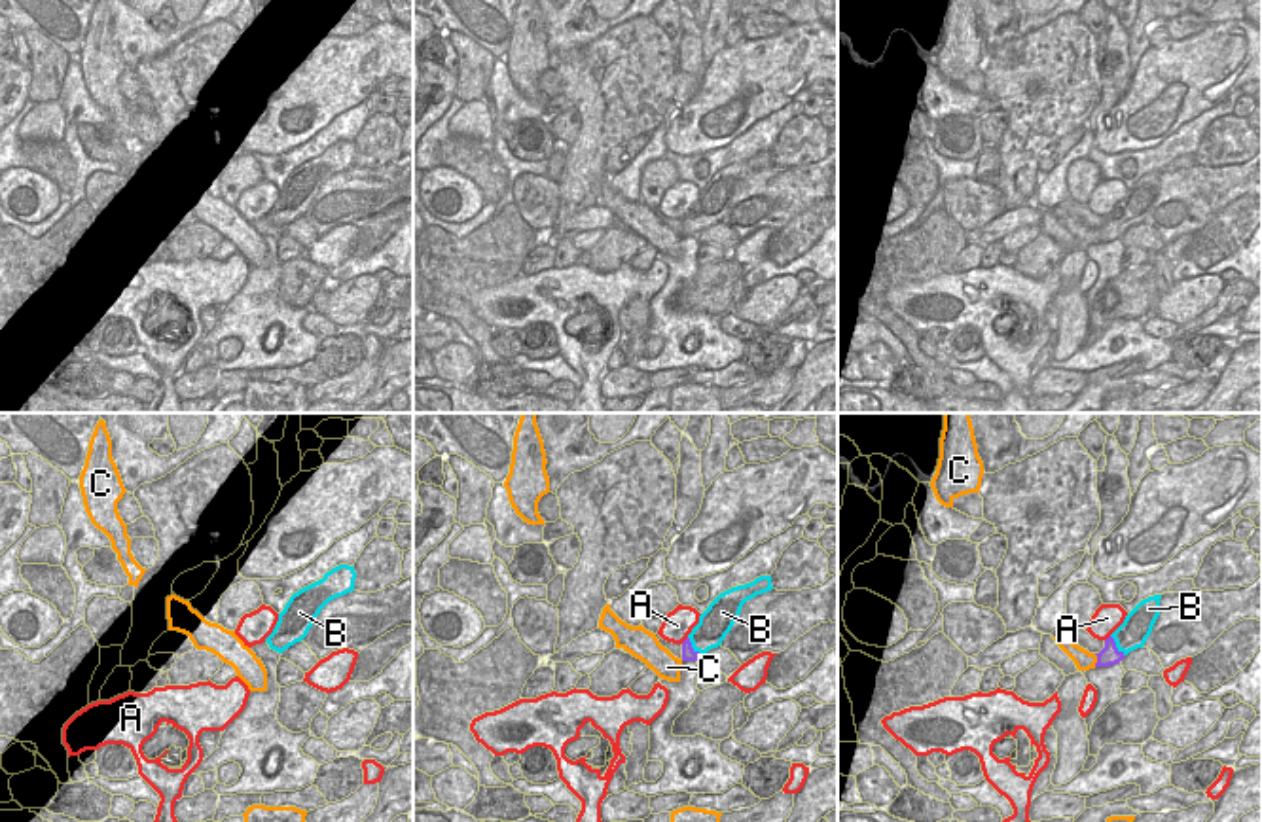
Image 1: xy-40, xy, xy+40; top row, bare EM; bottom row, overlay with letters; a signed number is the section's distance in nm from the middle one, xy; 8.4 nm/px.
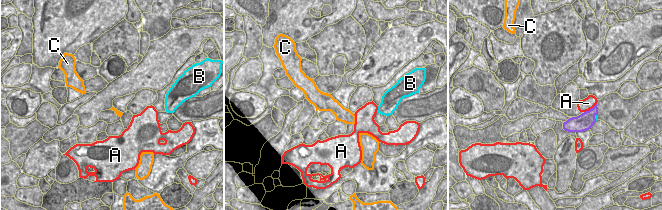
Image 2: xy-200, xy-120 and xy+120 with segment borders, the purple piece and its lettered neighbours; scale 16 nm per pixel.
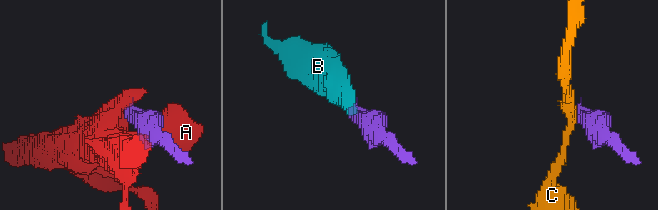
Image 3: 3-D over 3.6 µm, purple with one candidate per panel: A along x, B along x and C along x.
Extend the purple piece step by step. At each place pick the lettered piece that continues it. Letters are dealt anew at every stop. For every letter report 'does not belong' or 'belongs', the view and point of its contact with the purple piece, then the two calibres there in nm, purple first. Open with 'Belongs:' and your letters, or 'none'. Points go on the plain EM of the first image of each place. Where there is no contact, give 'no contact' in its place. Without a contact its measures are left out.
Belongs: B
A: does not belong; contact xy (685, 216); calibres 120 and 240 nm
B: belongs; contact xy+40 (1115, 222); calibres 160 and 240 nm
C: does not belong; contact xy+40 (1098, 235); calibres 160 and 160 nm

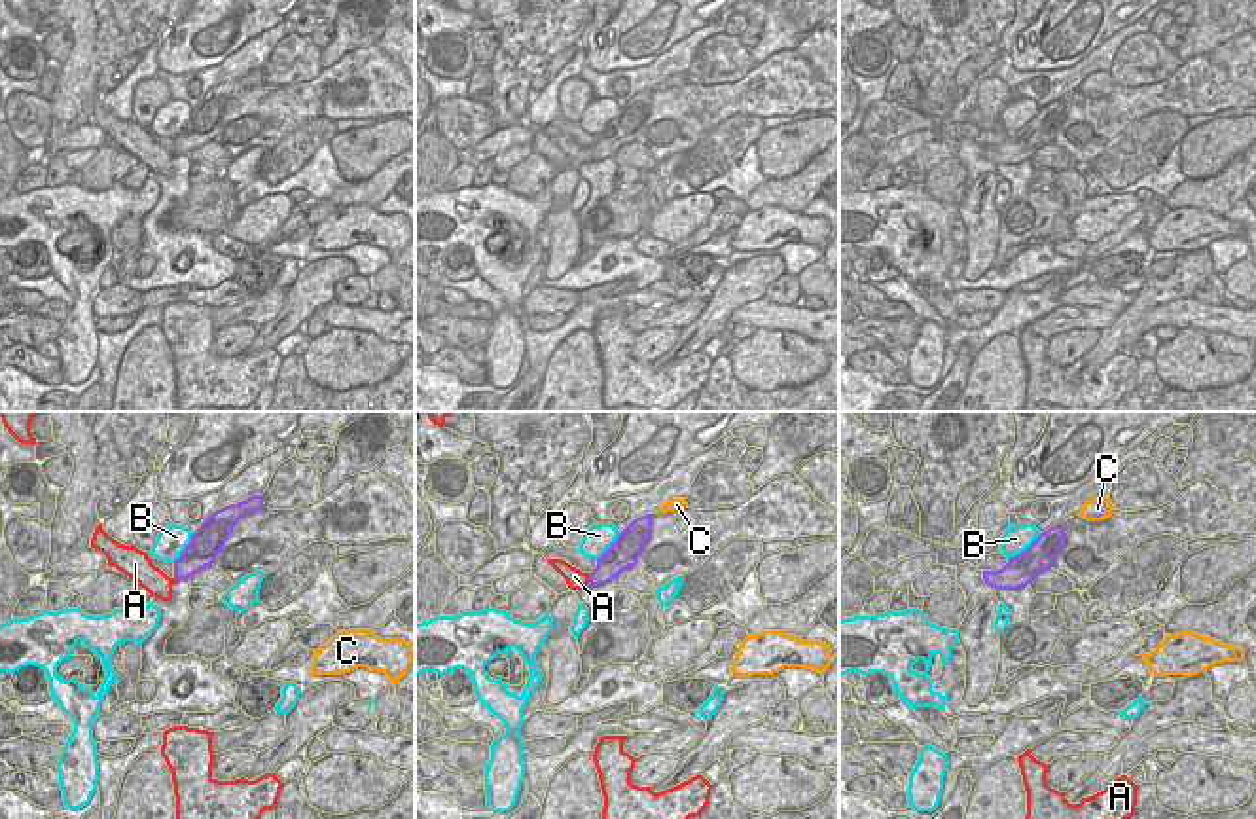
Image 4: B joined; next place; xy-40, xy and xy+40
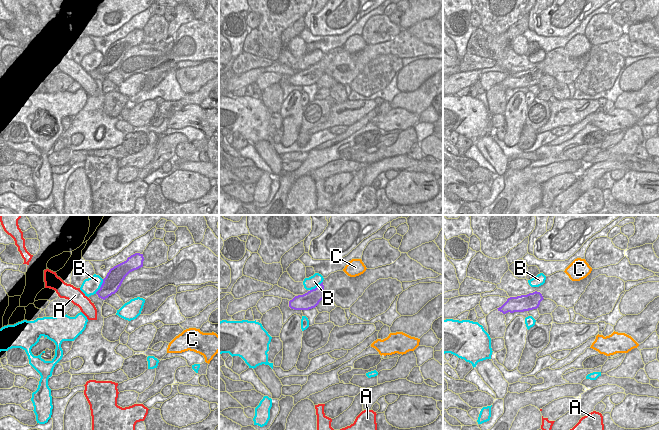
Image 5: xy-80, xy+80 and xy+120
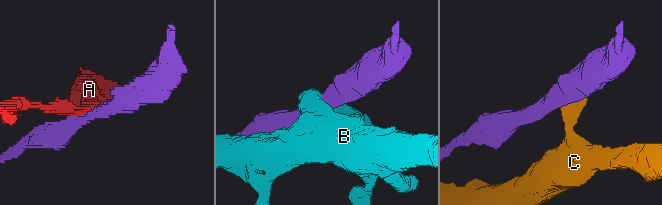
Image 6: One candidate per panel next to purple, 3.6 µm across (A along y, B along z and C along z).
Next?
Belongs: none
A: does not belong; contact xy (590, 154); calibres 220 and 160 nm
B: does not belong; contact xy+40 (1025, 126); calibres 260 and 240 nm
C: does not belong; no contact

